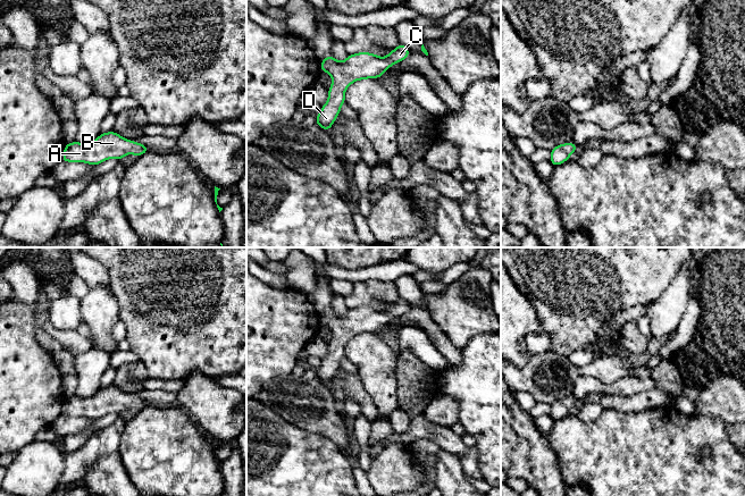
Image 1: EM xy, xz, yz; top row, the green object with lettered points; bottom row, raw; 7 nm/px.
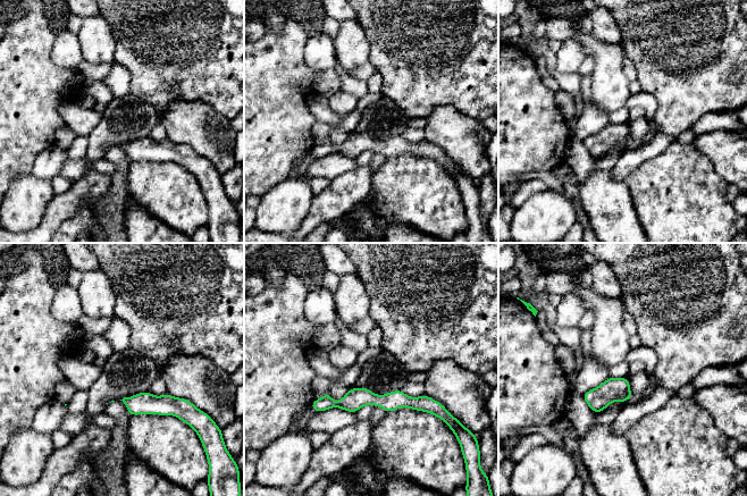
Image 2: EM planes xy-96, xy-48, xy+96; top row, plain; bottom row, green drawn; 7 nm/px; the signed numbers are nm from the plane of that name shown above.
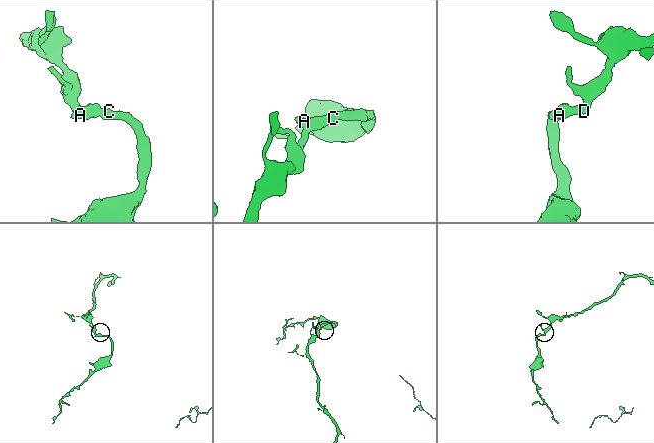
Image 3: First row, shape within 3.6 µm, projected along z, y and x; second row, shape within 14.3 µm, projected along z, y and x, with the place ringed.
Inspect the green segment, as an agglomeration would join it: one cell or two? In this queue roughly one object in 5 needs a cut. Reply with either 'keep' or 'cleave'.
keep

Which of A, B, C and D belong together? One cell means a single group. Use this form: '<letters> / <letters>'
A B C D

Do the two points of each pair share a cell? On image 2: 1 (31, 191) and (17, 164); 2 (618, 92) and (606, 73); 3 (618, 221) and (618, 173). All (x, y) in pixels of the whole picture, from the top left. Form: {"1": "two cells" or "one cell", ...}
{"1": "two cells", "2": "one cell", "3": "two cells"}

